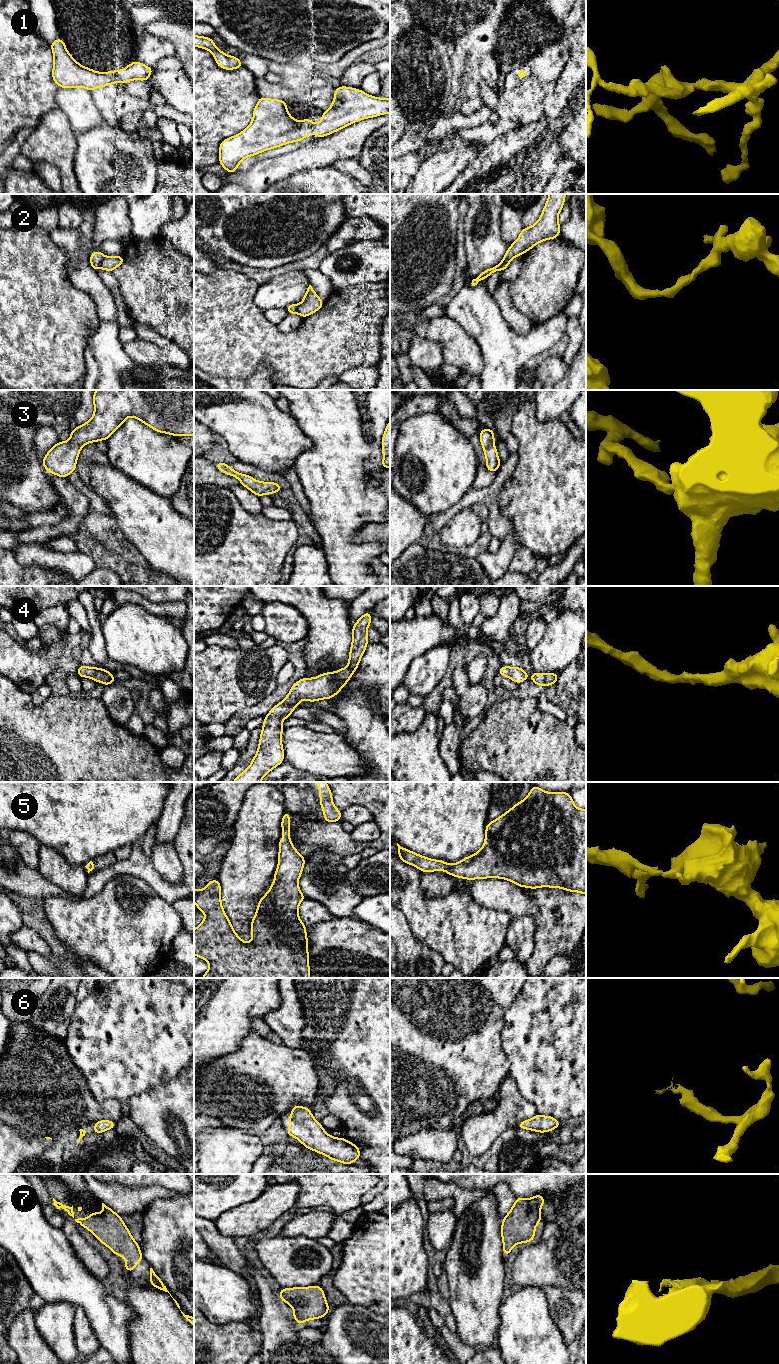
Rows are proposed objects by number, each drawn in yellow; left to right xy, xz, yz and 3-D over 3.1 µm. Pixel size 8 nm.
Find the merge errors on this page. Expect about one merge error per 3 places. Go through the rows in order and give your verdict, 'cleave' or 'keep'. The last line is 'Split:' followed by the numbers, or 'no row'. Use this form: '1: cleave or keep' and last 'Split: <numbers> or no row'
1: keep
2: cleave
3: keep
4: keep
5: keep
6: keep
7: keep
Split: 2

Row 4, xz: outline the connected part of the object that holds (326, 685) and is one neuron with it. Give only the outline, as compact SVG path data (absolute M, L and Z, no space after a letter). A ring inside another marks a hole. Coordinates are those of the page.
M368 611L353 625L347 668L322 673L315 678L300 679L291 686L289 694L264 717L257 753L249 767L232 782L261 782L266 774L284 761L281 741L284 726L281 720L291 716L300 700L315 702L331 699L349 682L368 645L367 628L371 625L371 616L371 611Z

